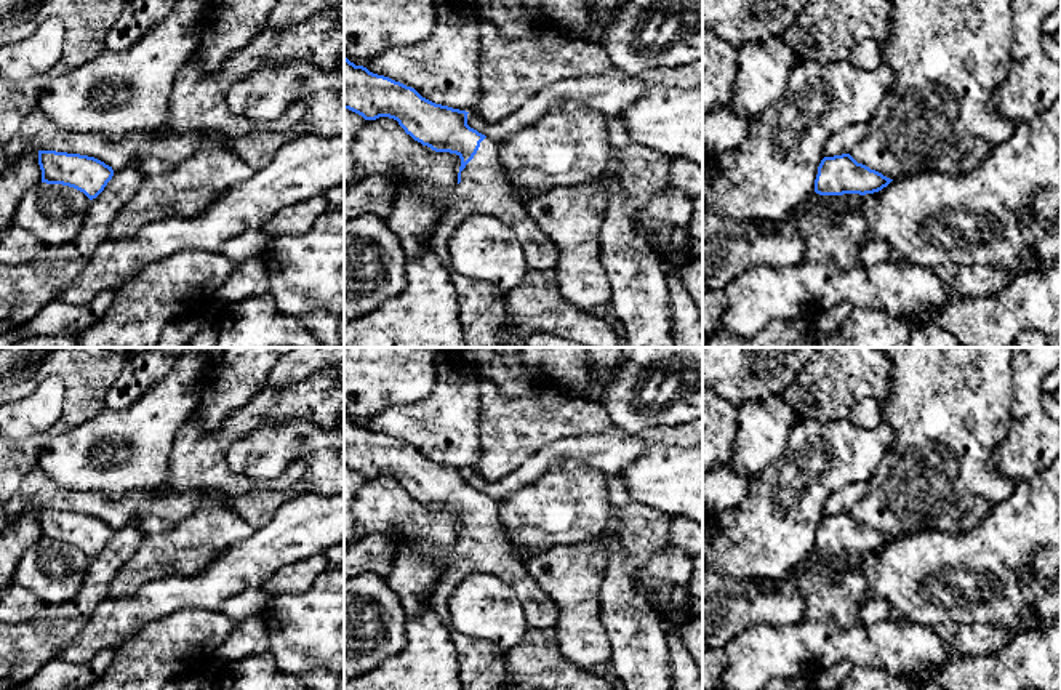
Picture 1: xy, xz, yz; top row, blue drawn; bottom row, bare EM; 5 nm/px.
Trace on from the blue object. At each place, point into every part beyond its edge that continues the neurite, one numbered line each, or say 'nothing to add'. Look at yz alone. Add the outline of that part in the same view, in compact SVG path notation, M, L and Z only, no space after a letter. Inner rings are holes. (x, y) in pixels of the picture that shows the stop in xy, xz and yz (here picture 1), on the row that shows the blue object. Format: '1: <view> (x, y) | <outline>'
nothing to add

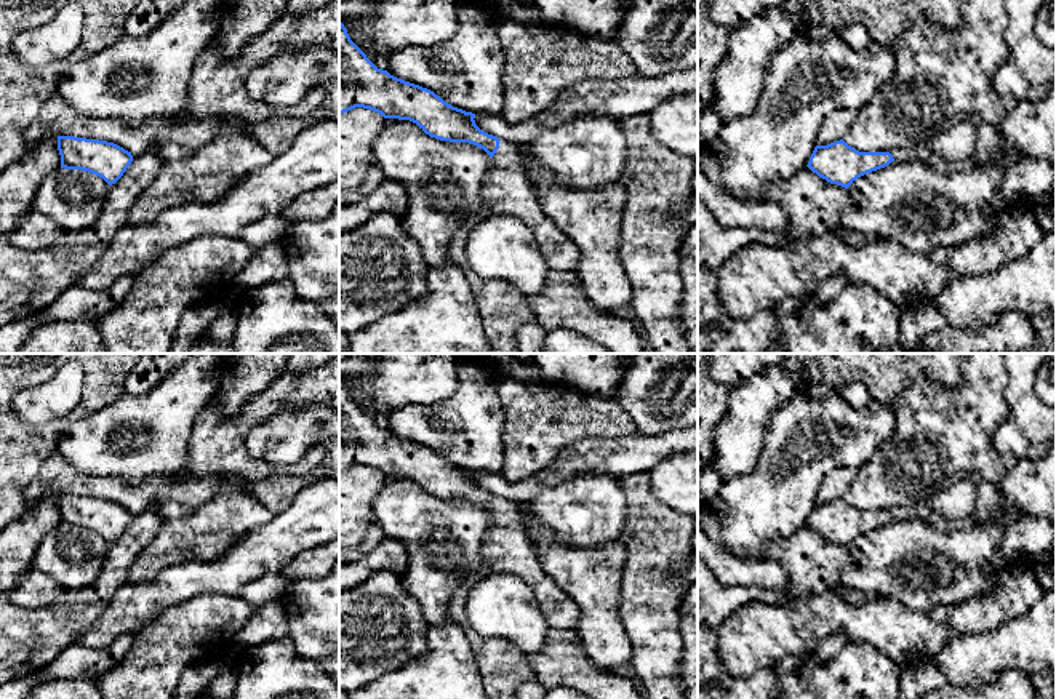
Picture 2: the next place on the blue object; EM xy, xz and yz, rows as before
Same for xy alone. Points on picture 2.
nothing to add

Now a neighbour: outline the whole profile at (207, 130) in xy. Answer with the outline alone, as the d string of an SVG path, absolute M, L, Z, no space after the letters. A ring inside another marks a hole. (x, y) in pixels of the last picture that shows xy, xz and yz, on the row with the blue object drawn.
M53 93L37 118L26 128L27 144L46 136L75 136L114 142L133 157L155 144L163 162L186 160L211 141L229 122L187 118L150 118L139 126L130 126L120 118L78 114L59 93Z

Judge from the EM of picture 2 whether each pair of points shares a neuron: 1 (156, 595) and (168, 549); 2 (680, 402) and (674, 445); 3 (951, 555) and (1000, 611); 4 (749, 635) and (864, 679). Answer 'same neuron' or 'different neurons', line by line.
1: different neurons
2: different neurons
3: different neurons
4: different neurons

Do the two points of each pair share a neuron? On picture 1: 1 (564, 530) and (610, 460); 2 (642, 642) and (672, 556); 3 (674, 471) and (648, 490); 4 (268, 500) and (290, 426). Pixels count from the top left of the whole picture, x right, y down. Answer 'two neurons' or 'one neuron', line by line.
1: two neurons
2: two neurons
3: one neuron
4: one neuron

